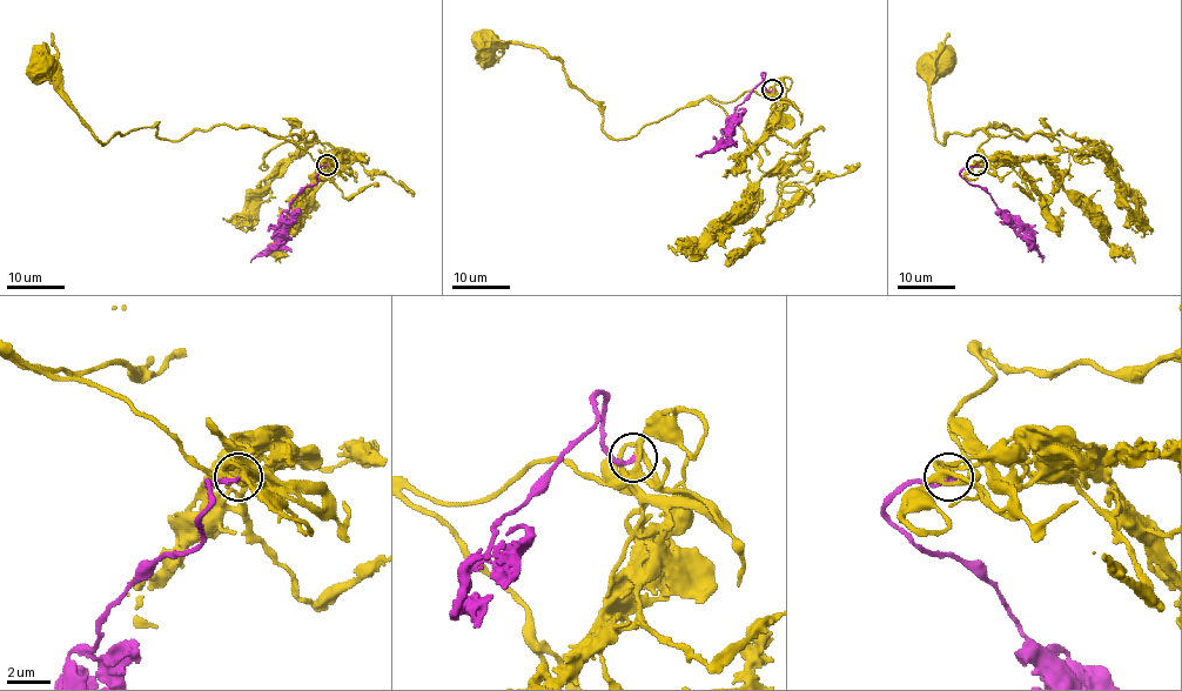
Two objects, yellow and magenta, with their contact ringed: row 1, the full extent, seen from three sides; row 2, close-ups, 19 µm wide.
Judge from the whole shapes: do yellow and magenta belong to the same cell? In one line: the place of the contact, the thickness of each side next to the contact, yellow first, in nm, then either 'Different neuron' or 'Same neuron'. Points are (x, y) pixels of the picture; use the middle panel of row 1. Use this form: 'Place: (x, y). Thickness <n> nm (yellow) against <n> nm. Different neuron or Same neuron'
Place: (772, 89). Thickness 240 nm (yellow) against 220 nm. Same neuron

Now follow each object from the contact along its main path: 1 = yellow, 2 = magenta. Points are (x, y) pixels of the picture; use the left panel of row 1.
1: (327, 165), (253, 127), (215, 125), (179, 140), (158, 135), (154, 127), (135, 128), (102, 142), (44, 67)
2: (327, 165), (320, 166), (315, 183), (308, 185), (283, 214), (283, 221), (274, 230), (273, 246), (250, 262)

